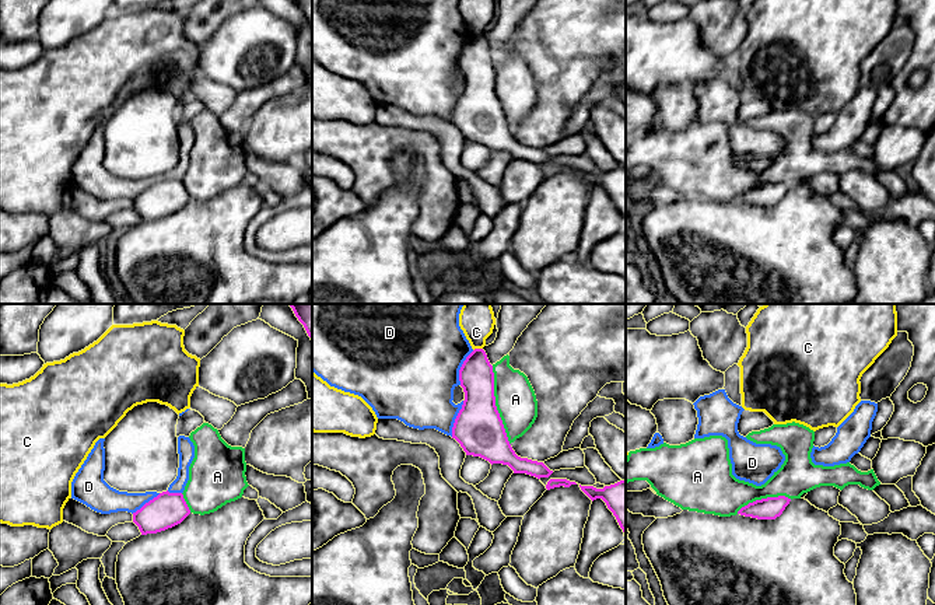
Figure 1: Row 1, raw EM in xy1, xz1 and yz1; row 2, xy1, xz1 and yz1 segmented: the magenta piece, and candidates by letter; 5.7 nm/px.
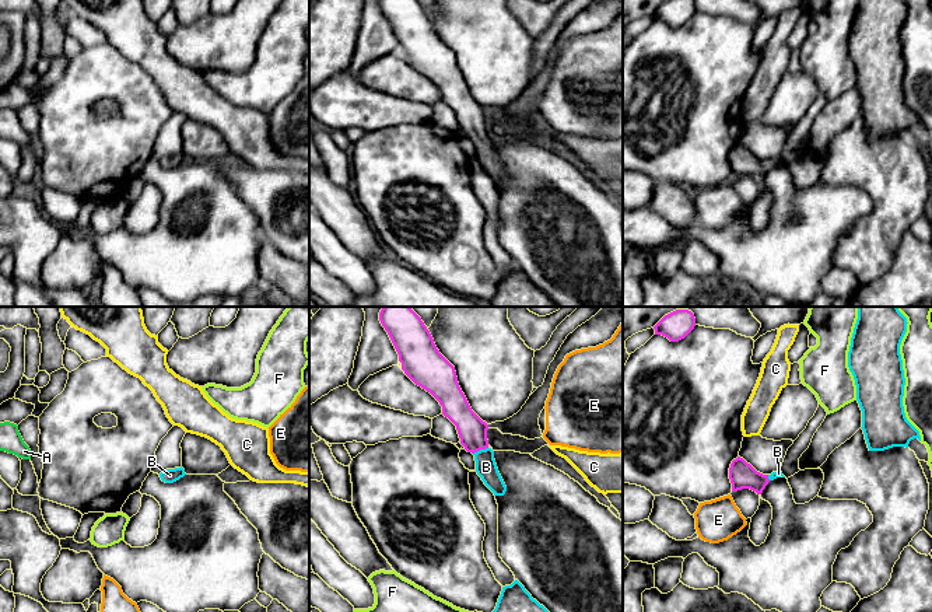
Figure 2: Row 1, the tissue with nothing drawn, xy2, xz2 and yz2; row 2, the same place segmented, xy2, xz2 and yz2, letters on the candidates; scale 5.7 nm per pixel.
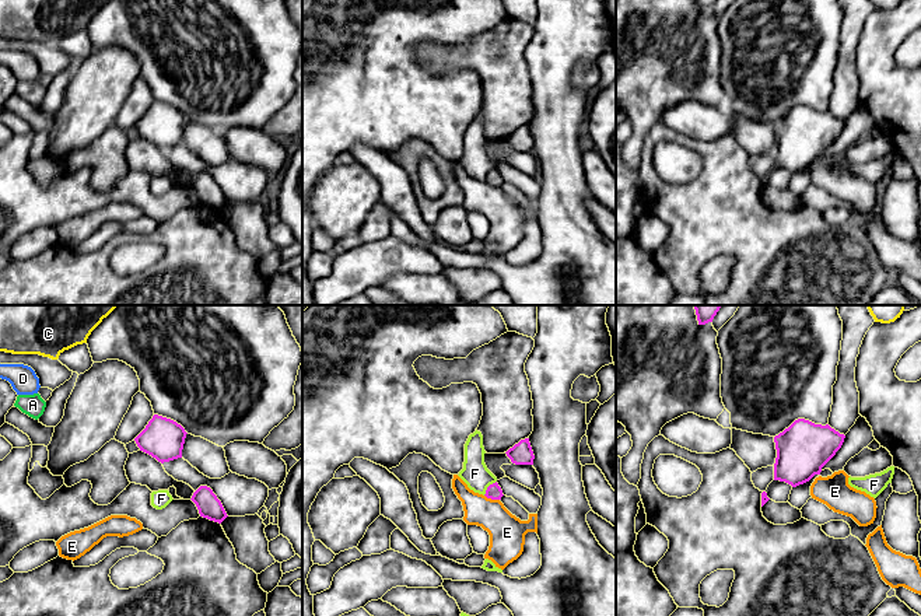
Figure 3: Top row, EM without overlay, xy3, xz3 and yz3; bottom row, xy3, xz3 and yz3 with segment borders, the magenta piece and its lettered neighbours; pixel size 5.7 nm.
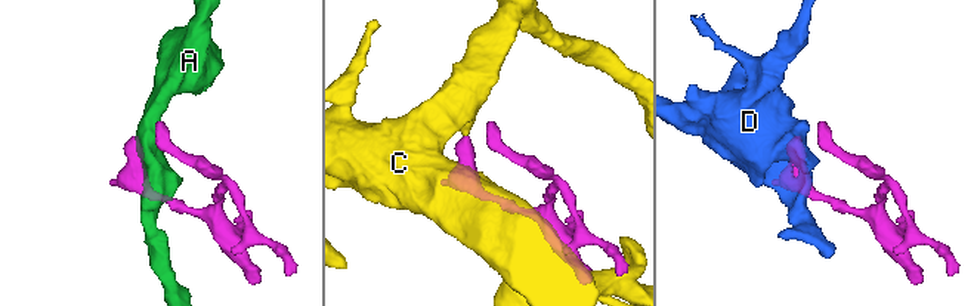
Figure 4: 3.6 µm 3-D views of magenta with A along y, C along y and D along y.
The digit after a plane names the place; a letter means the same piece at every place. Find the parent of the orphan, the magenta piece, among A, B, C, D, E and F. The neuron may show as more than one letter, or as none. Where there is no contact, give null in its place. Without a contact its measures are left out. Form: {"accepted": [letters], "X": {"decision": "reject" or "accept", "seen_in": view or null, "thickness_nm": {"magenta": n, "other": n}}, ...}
{"accepted": ["B"], "A": {"decision": "reject", "seen_in": "xz1", "thickness_nm": {"magenta": 280, "other": 240}}, "B": {"decision": "accept", "seen_in": "xz2", "thickness_nm": {"magenta": 170, "other": 120}}, "C": {"decision": "reject", "seen_in": "xz1", "thickness_nm": {"magenta": 200, "other": 200}}, "D": {"decision": "reject", "seen_in": "xz1", "thickness_nm": {"magenta": 280, "other": 380}}, "E": {"decision": "reject", "seen_in": "xz3", "thickness_nm": {"magenta": 90, "other": 200}}, "F": {"decision": "reject", "seen_in": "xz3", "thickness_nm": {"magenta": 90, "other": 160}}}

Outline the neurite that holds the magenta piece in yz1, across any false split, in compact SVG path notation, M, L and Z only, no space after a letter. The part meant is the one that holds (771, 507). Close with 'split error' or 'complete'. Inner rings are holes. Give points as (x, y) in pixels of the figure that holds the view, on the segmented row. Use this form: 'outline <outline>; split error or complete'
outline M785 496L756 500L742 507L738 514L757 520L775 520L782 514L791 499Z; complete

